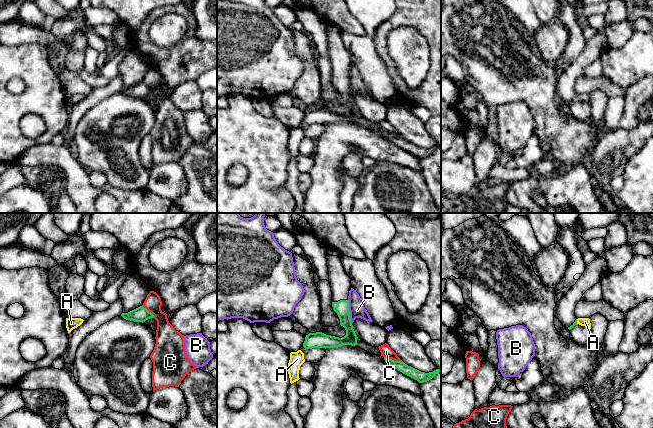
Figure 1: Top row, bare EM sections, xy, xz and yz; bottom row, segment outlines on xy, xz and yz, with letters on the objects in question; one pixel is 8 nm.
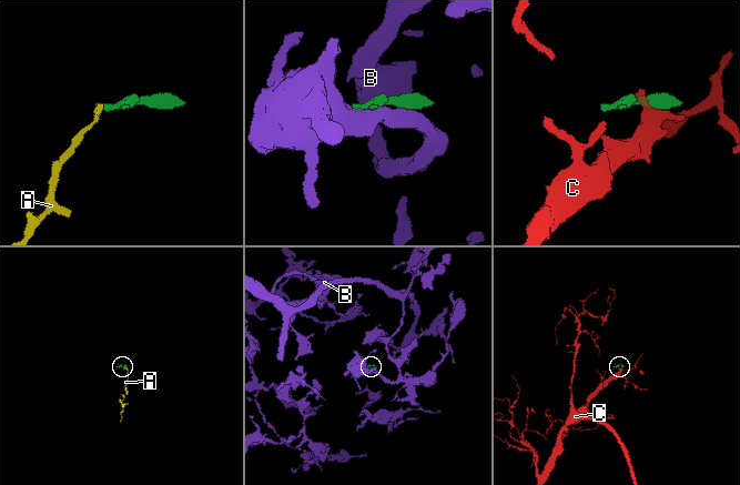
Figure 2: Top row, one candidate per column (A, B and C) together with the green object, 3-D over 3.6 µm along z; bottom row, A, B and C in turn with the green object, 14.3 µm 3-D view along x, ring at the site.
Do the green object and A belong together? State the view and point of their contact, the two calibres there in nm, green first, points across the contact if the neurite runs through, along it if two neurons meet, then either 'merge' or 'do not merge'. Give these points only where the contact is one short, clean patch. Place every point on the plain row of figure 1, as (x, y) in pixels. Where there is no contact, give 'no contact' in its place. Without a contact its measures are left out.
contact yz (576, 97); calibres 20 and 70 nm; way yz (575, 98), (576, 97), (585, 98); merge

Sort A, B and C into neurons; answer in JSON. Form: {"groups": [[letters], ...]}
{"groups": [["A"], ["B"], ["C"]]}

